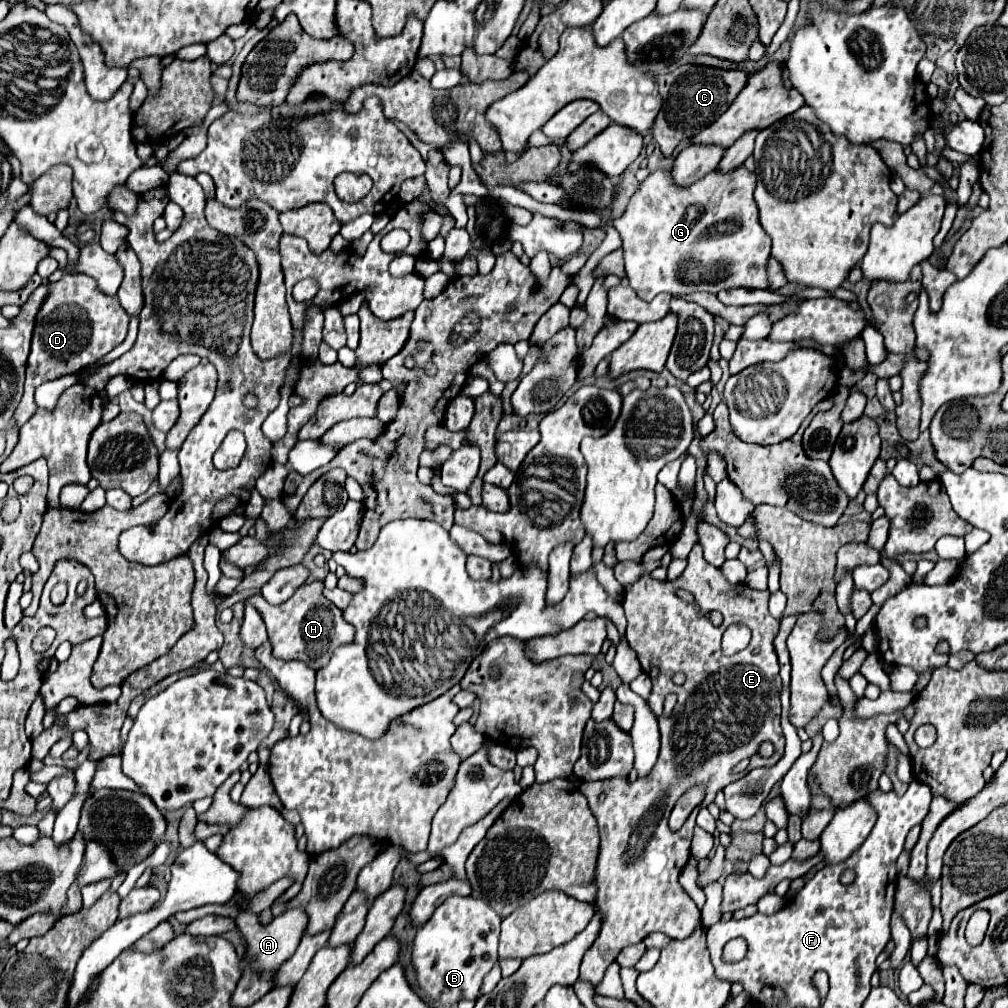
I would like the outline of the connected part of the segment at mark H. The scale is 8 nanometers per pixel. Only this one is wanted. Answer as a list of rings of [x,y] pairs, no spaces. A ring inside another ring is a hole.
[[[323,581],[305,583],[293,597],[289,597],[281,605],[267,603],[263,595],[251,595],[245,599],[245,605],[253,605],[267,625],[273,657],[283,661],[301,659],[307,667],[319,671],[321,667],[325,667],[325,663],[329,663],[337,647],[353,641],[353,627],[345,623],[343,611],[339,607],[333,607],[333,603],[325,599],[323,589]]]

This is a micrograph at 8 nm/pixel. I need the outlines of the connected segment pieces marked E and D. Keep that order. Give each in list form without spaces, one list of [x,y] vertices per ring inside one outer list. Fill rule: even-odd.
[[[697,543],[691,549],[689,563],[679,579],[657,581],[657,579],[651,579],[649,575],[643,575],[639,581],[625,587],[623,609],[627,617],[627,641],[631,649],[637,653],[643,671],[653,681],[653,691],[647,703],[659,717],[661,755],[653,771],[647,777],[637,779],[635,783],[629,783],[629,779],[623,779],[623,777],[613,777],[607,781],[581,783],[579,787],[579,791],[587,797],[589,807],[601,831],[601,845],[599,845],[599,857],[595,867],[595,887],[597,887],[595,905],[597,905],[597,913],[601,915],[601,931],[595,943],[589,947],[589,951],[583,957],[583,963],[581,963],[583,981],[599,985],[605,969],[617,959],[621,949],[633,943],[641,943],[649,933],[661,931],[675,939],[687,939],[689,935],[693,935],[697,925],[701,925],[701,911],[697,909],[693,899],[683,891],[683,887],[677,883],[677,877],[681,869],[685,867],[691,853],[691,837],[693,837],[693,827],[696,826],[698,812],[702,806],[708,806],[715,799],[715,793],[719,789],[723,789],[727,783],[743,775],[743,773],[733,773],[733,767],[741,759],[745,757],[751,759],[747,769],[771,767],[781,759],[785,749],[785,737],[779,727],[779,713],[781,713],[779,693],[783,685],[779,677],[779,659],[773,647],[773,639],[779,631],[781,621],[771,617],[767,603],[769,603],[769,591],[755,591],[745,585],[731,585],[717,567],[709,565],[703,559],[701,543]],[[679,589],[691,591],[697,607],[679,599],[675,593]],[[709,611],[719,611],[723,615],[723,623],[719,627],[713,627],[711,621],[705,617],[705,613]],[[733,623],[745,623],[753,631],[753,639],[745,651],[733,657],[725,657],[721,653],[721,635]],[[675,673],[685,675],[683,685],[673,683]],[[669,693],[677,695],[677,705],[673,709],[673,715],[665,717],[663,701]],[[765,739],[773,741],[775,745],[775,753],[769,759],[761,759],[757,755],[757,747]],[[697,785],[705,787],[702,803],[691,812],[685,825],[679,831],[671,831],[667,823],[671,809],[675,807],[677,799],[687,789]],[[601,793],[607,795],[605,801],[597,801]]]
[[[69,273],[63,279],[49,283],[47,287],[49,293],[35,319],[31,353],[27,361],[25,393],[15,411],[17,427],[27,423],[29,415],[35,413],[37,405],[33,401],[33,393],[41,383],[57,379],[67,373],[77,373],[79,369],[97,363],[99,359],[103,359],[113,351],[127,335],[129,325],[127,311],[121,307],[117,297],[103,295],[93,277],[85,273]]]

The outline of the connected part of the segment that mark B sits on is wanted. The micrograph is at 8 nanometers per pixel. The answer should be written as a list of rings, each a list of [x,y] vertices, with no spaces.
[[[449,897],[431,919],[417,929],[411,963],[419,987],[439,1005],[453,1007],[459,1001],[477,1001],[485,975],[497,963],[501,917],[481,899]]]

